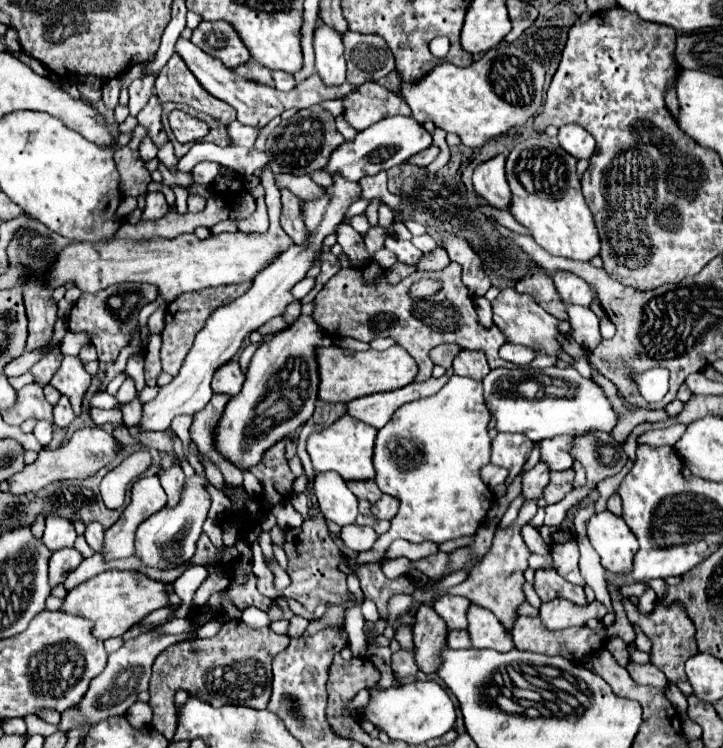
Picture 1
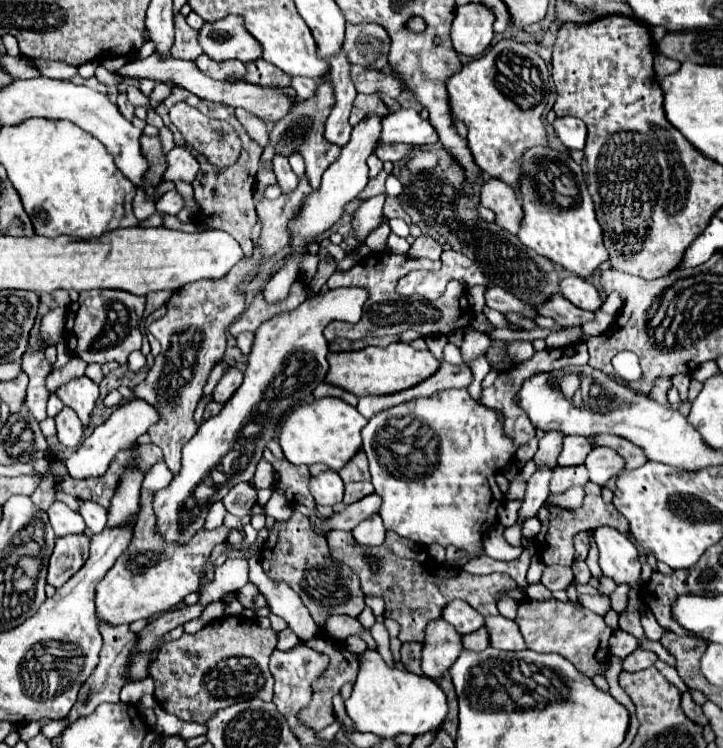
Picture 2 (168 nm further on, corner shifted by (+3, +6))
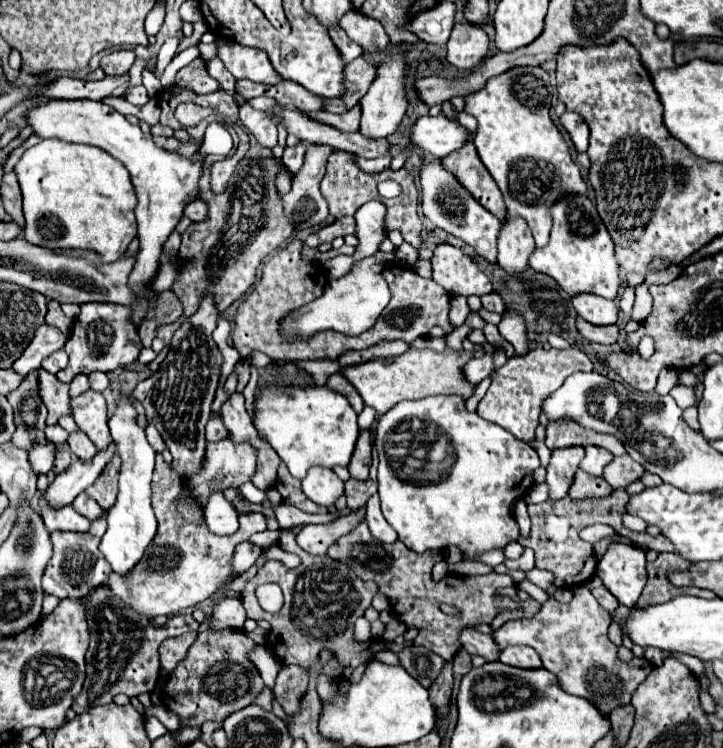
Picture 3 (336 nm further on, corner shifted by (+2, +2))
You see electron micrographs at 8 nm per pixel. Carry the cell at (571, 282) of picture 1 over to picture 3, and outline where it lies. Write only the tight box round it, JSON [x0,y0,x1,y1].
[572,294,618,324]

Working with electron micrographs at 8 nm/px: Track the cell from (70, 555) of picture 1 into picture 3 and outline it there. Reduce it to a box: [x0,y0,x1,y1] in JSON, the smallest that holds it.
[42,532,110,598]

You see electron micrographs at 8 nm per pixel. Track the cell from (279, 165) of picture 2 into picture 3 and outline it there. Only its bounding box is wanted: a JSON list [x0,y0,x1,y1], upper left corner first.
[282,144,306,174]

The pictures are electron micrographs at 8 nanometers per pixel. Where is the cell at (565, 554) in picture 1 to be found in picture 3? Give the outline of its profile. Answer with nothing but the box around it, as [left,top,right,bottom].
[518,488,676,586]

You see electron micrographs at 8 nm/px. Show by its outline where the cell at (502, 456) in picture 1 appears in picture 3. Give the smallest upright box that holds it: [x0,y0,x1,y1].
[478,348,592,442]

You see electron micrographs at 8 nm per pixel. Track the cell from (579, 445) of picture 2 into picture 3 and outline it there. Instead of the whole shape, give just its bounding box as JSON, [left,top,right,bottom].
[580,446,614,476]

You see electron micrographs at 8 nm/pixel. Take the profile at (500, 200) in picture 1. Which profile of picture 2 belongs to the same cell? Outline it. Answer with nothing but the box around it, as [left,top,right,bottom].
[481,180,523,234]

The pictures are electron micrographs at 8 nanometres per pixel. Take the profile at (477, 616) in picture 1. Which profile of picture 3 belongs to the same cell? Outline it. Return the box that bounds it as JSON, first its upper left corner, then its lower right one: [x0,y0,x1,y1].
[500,646,540,668]

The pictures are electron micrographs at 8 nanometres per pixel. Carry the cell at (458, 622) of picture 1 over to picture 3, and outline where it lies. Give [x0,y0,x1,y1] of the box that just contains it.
[458,626,498,660]

